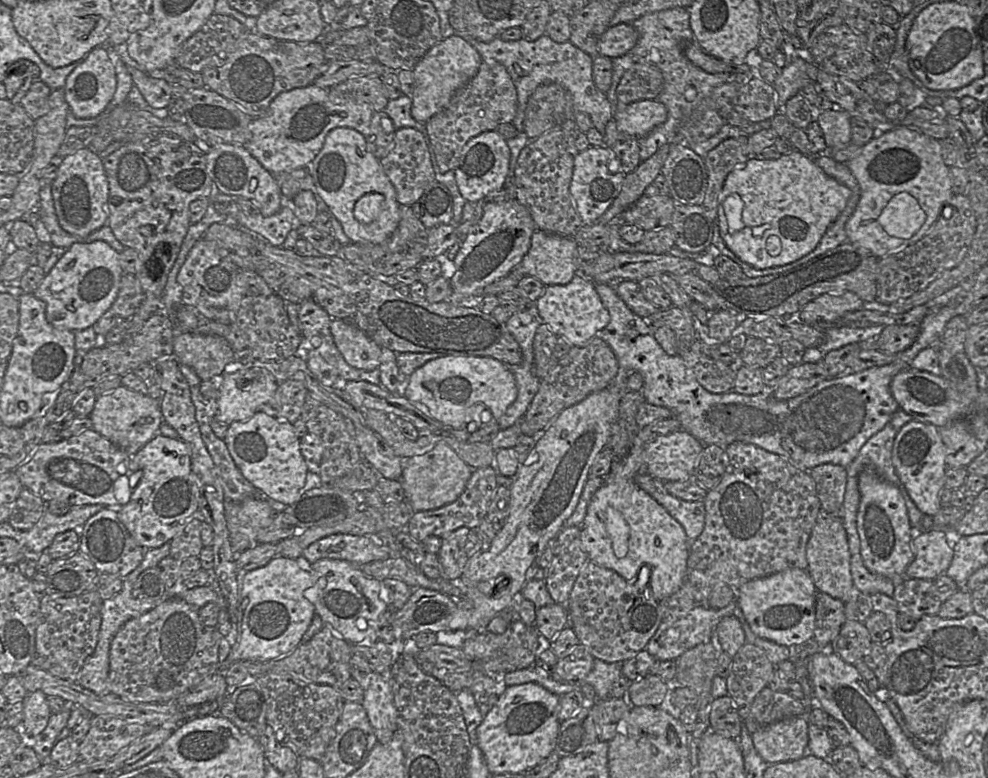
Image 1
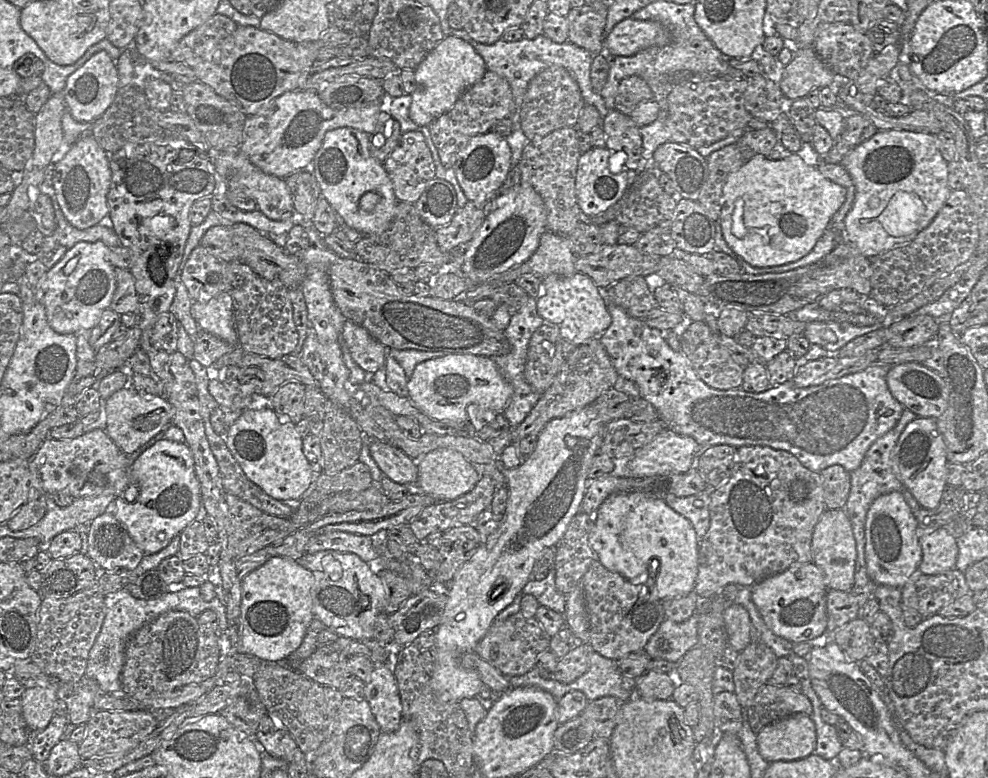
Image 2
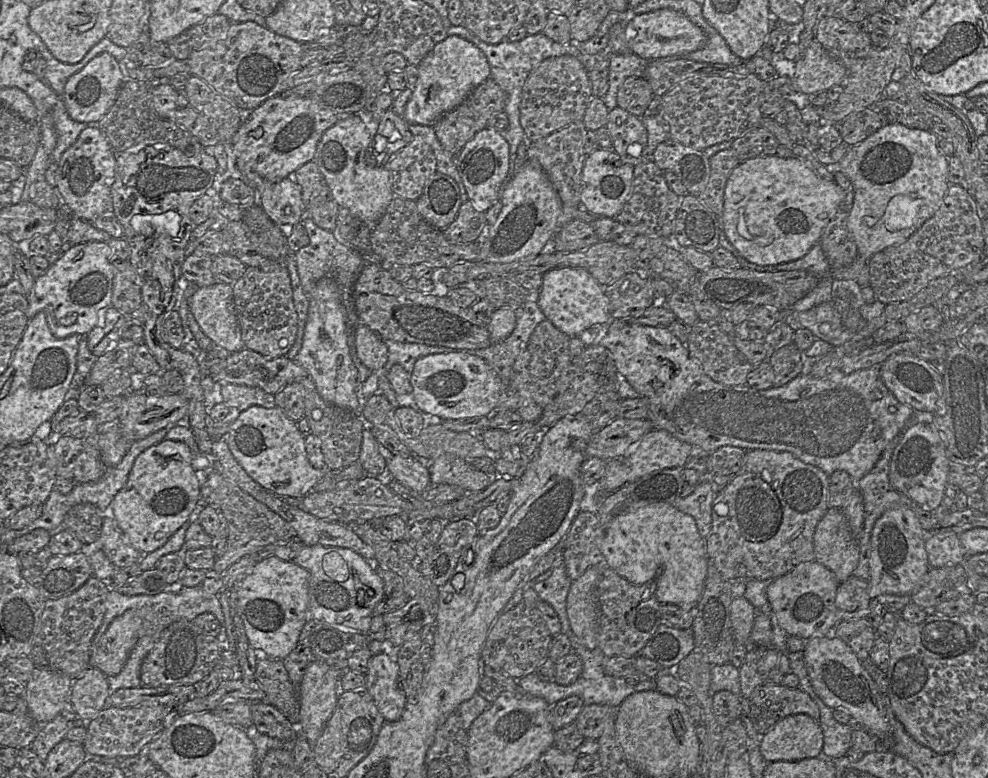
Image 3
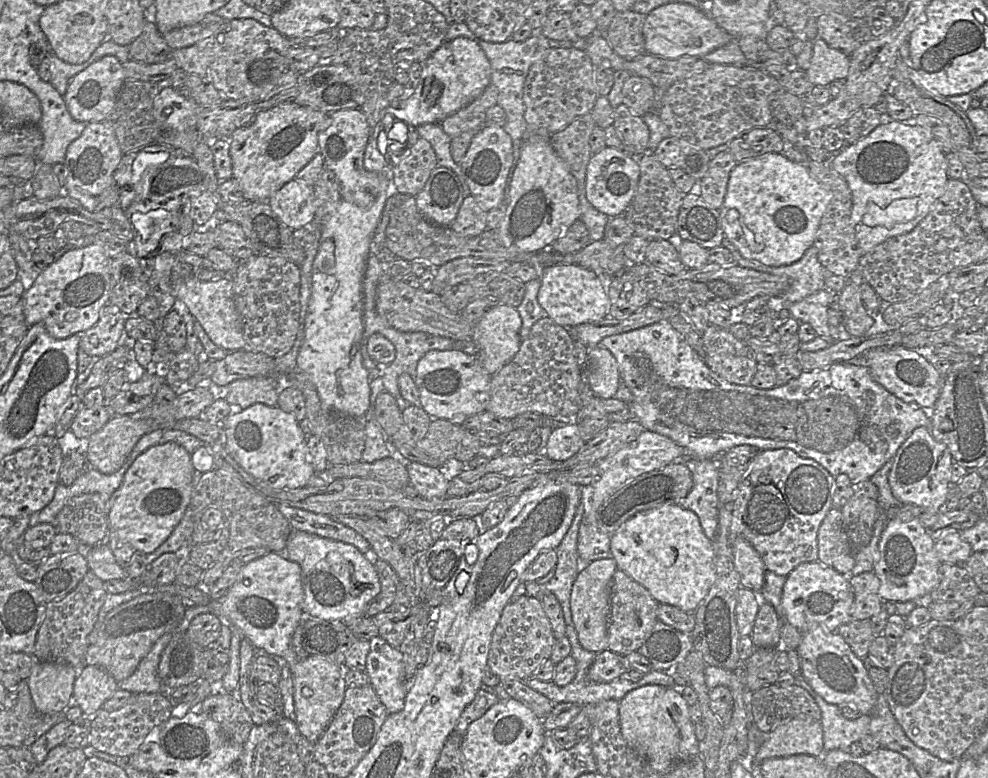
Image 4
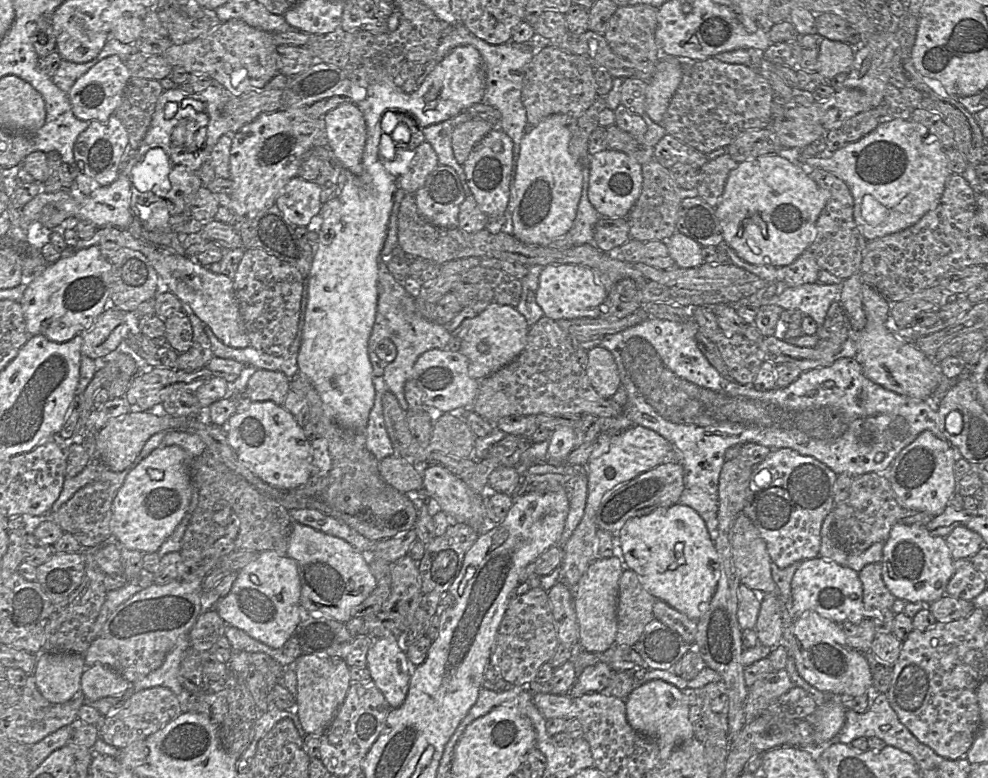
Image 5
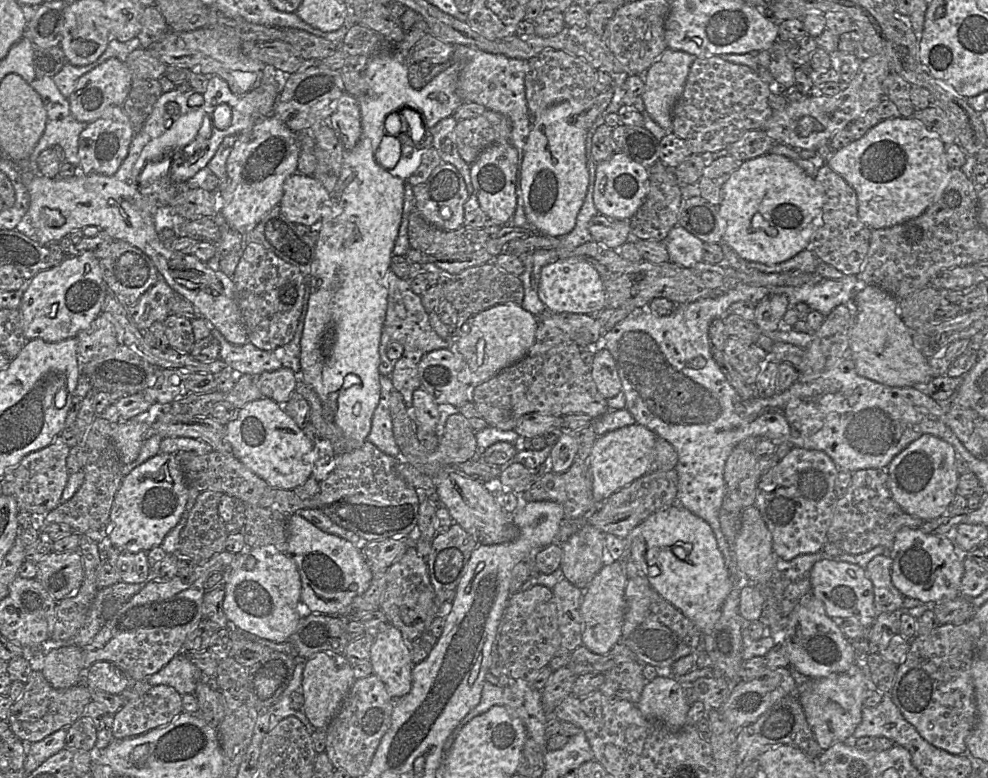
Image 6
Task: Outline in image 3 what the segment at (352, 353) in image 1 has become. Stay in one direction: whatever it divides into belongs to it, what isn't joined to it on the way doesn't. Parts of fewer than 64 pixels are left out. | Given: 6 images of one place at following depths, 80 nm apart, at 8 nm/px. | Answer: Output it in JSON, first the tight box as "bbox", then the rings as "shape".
{"bbox":[354,322,388,371],"shape":[[[357,322],[354,329],[356,354],[363,365],[371,371],[385,366],[388,349],[384,340],[366,325]]]}

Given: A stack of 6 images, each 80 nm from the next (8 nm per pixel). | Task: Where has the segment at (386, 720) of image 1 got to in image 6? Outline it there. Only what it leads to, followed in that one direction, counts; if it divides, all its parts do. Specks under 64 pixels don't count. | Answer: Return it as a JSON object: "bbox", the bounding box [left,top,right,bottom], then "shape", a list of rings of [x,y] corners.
{"bbox":[369,623,412,700],"shape":[[[389,623],[375,637],[369,661],[375,674],[395,700],[406,695],[412,685],[412,668],[409,643],[401,632]]]}

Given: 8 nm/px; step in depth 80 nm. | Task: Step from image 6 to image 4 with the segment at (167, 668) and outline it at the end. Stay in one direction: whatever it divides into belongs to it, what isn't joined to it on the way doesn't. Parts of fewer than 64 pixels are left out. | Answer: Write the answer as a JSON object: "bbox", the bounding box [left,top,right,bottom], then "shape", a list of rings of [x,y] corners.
{"bbox":[118,633,173,699],"shape":[[[166,633],[158,639],[150,652],[141,660],[134,673],[118,682],[120,689],[128,690],[134,694],[159,692],[169,699],[169,691],[173,688],[166,686],[160,680],[158,665],[163,650],[173,639],[173,634]]]}

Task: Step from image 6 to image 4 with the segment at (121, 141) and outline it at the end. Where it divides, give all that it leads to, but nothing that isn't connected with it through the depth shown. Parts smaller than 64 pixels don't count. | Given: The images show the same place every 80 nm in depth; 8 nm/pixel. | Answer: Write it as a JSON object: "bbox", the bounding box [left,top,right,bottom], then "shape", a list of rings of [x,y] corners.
{"bbox":[63,121,123,211],"shape":[[[105,121],[87,123],[82,134],[67,148],[64,161],[67,176],[63,195],[78,200],[83,207],[90,211],[96,210],[98,196],[114,185],[114,172],[123,155],[115,132],[108,123]]]}

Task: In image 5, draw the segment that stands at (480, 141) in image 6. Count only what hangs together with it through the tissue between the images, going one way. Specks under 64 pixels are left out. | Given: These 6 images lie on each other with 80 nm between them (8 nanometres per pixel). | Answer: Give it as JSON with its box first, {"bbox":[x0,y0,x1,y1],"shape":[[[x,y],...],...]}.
{"bbox":[452,119,494,165],"shape":[[[471,119],[456,126],[452,133],[452,149],[457,162],[463,165],[474,147],[494,128],[482,119]]]}

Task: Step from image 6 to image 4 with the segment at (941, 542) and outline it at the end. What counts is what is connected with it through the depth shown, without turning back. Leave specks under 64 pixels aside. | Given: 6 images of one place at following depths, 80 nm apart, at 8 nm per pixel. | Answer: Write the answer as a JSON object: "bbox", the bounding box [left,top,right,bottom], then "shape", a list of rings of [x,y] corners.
{"bbox":[873,518,942,601],"shape":[[[892,518],[879,540],[879,559],[873,571],[880,580],[879,595],[884,601],[909,601],[929,595],[940,582],[942,562],[935,551],[935,540],[916,518]]]}

